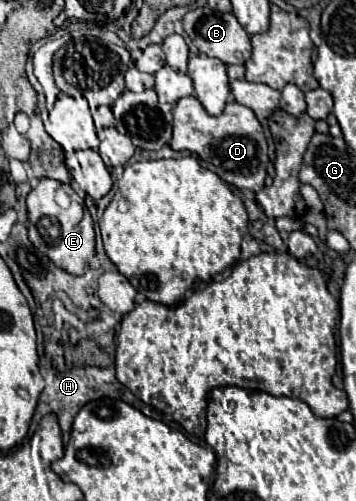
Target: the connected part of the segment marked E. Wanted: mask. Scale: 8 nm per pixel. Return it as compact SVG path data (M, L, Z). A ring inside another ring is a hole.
M41 178L35 188L27 196L27 208L29 208L29 240L45 254L51 258L55 266L61 266L69 274L83 274L95 256L95 230L93 230L93 220L85 208L83 198L67 184L61 184L51 178ZM63 190L71 204L69 206L59 206L55 202L55 194Z

